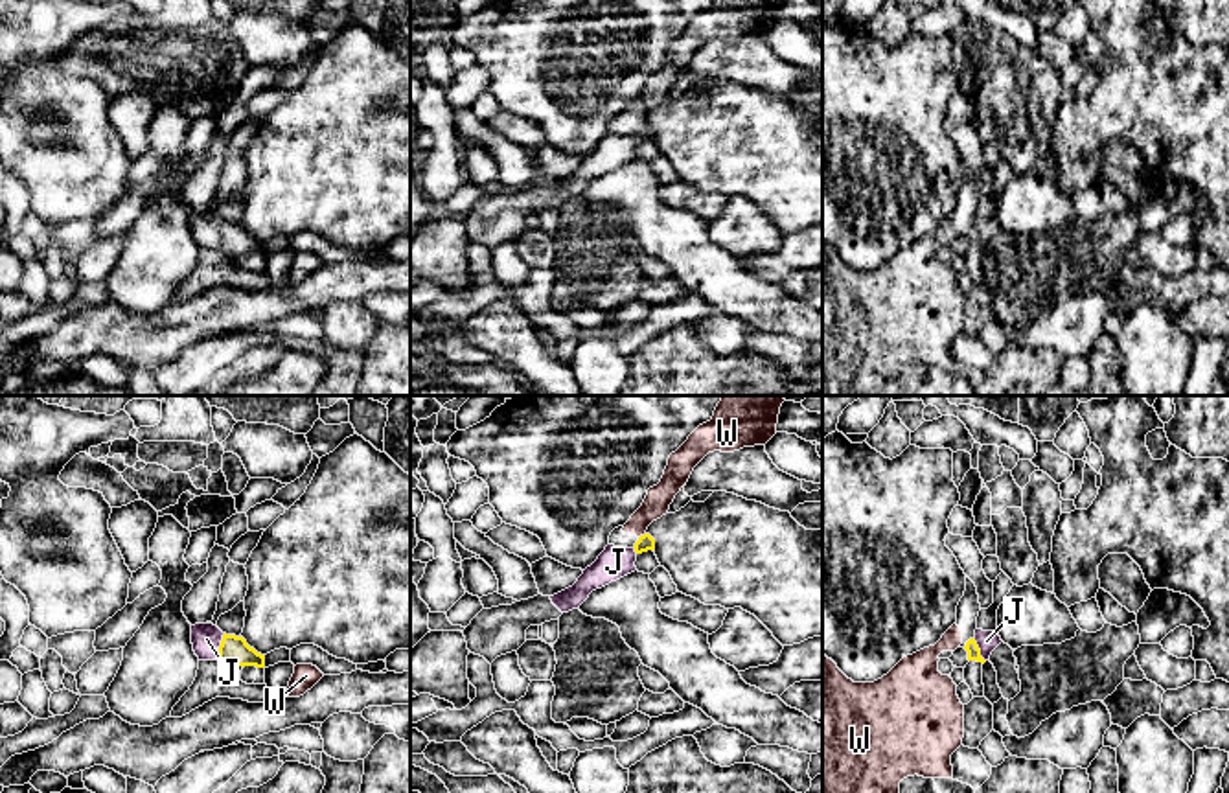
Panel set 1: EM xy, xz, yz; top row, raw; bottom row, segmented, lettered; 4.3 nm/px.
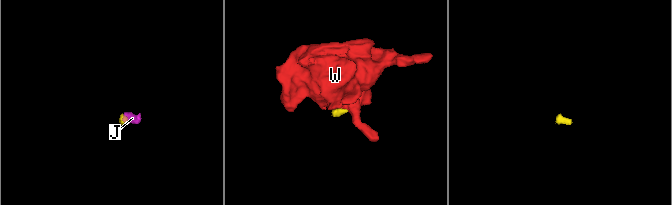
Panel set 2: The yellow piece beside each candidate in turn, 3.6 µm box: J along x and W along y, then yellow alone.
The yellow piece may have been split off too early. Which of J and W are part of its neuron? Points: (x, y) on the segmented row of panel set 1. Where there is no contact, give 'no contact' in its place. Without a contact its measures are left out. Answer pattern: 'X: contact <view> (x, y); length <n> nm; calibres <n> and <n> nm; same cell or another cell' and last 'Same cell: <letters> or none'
J: contact xy (219, 646); length 120 nm; calibres 130 and 130 nm; same cell
W: contact xz (641, 536); length 40 nm; calibres 70 and 120 nm; another cell
Same cell: J

